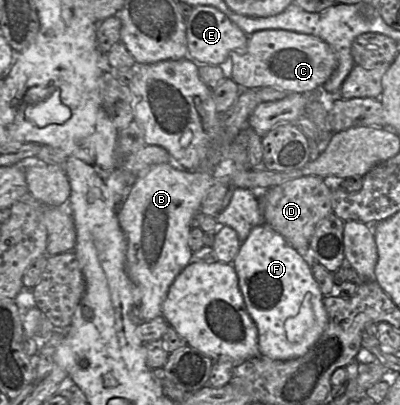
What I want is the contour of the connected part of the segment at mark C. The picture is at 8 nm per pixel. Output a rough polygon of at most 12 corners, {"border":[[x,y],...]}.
{"border":[[261,30],[230,54],[242,88],[312,94],[337,68],[321,39]]}

